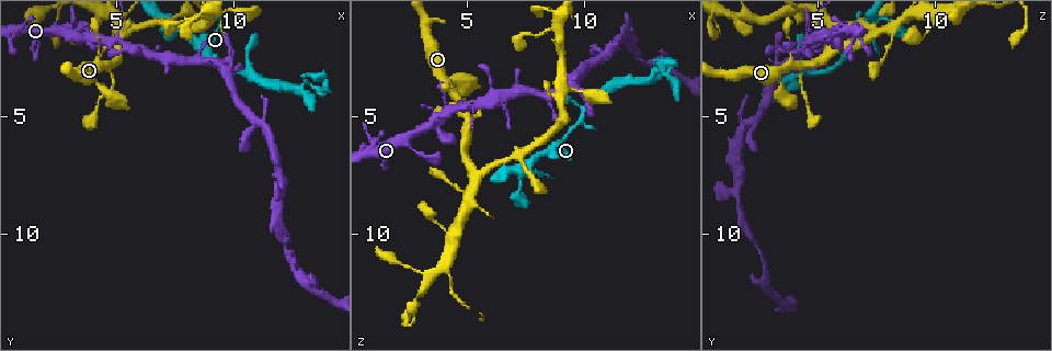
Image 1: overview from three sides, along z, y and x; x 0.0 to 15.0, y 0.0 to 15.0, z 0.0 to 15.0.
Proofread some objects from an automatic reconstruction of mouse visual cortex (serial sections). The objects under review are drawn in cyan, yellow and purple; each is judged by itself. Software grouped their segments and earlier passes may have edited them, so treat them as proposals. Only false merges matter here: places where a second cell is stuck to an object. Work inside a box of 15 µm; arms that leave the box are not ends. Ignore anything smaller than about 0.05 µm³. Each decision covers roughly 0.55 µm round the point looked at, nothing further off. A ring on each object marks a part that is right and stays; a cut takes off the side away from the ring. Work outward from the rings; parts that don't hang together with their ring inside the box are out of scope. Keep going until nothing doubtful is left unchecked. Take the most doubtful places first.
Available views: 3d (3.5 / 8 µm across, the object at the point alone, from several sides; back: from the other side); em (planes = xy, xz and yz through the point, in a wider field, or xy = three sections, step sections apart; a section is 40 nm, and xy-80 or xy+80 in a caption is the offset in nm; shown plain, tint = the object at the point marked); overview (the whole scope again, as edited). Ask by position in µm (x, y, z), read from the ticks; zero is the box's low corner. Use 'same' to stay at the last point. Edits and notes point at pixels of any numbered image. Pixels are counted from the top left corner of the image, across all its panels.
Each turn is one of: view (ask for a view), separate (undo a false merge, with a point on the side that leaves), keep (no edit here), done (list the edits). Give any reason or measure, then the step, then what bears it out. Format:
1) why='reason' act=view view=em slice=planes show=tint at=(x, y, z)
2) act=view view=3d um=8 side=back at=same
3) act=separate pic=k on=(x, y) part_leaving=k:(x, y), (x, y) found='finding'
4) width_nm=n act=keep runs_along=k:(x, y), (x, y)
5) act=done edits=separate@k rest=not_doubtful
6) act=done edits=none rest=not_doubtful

why='abrupt turn' act=view view=3d um=3.5 at=(6.9, 1.0, 6.8)

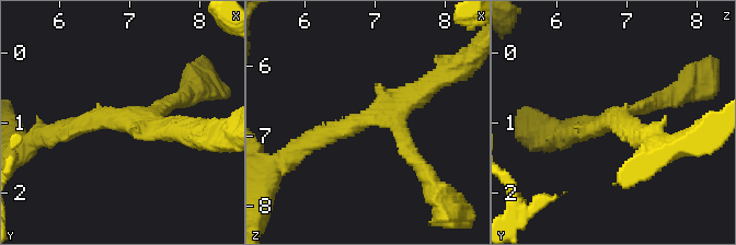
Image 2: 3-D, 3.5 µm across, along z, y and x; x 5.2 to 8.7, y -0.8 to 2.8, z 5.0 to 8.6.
why='need the tissue' act=view view=em slice=planes show=tint at=(6.95, 0.95, 6.70)

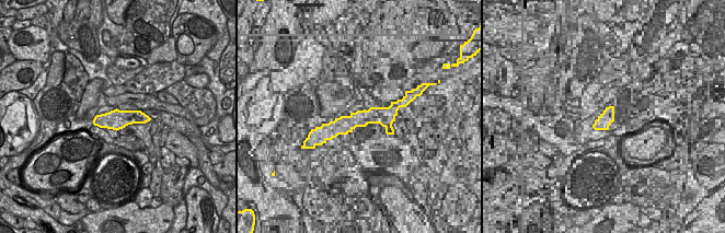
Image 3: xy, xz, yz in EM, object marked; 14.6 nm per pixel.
why='cut it another way' act=view view=em slice=xy step=3 show=tint at=same

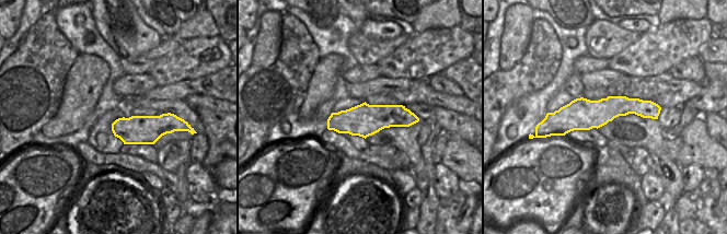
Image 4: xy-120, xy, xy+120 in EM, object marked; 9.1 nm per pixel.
width_nm=300 act=keep runs_along=2:(306, 143), (434, 81) found='continuous, no second cell'

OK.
why='branch point' act=view view=3d um=3.5 at=(10.0, 3.2, 4.8)

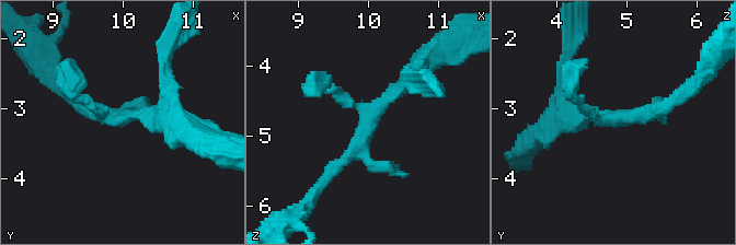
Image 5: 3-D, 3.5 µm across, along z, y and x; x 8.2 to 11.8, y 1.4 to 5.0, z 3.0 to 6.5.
why='shape alone is not enough' act=view view=em slice=planes show=tint at=(10.00, 3.15, 4.80)

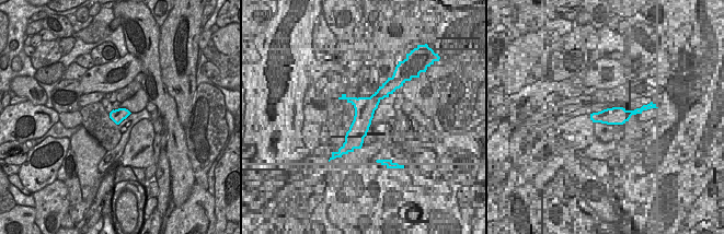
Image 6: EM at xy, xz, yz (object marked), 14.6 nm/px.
act=view view=em slice=xy step=5 show=tint at=same

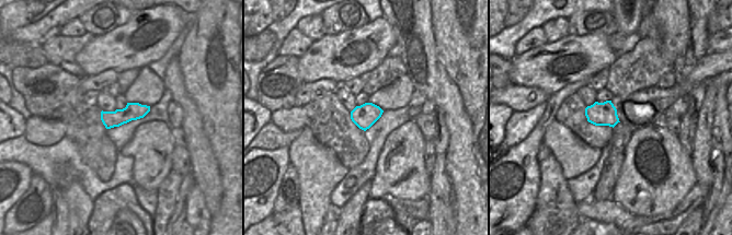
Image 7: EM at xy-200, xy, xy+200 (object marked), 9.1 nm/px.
act=keep runs_along=5:(328, 176), (418, 68) found='continuous, no second cell'

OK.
act=view view=3d um=3.5 at=(4.6, 1.7, 4.7)

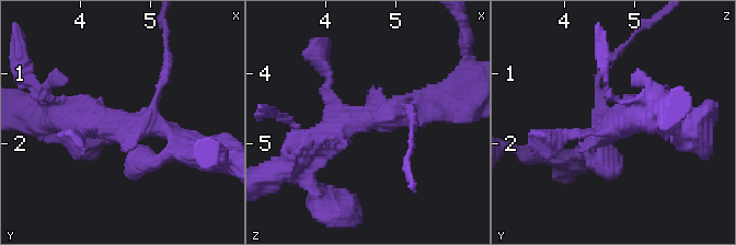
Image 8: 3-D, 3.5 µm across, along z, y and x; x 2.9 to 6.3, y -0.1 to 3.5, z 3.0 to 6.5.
why='need the tissue' act=view view=em slice=xy step=5 show=tint at=(4.55, 1.75, 4.70)

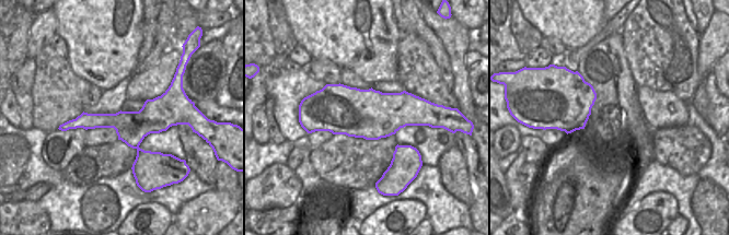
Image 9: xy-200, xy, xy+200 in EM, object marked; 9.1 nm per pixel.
act=keep runs_along=8:(299, 159), (340, 125), (430, 108) found='continuous, no second cell'

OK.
act=done edits=none rest=not_doubtful

